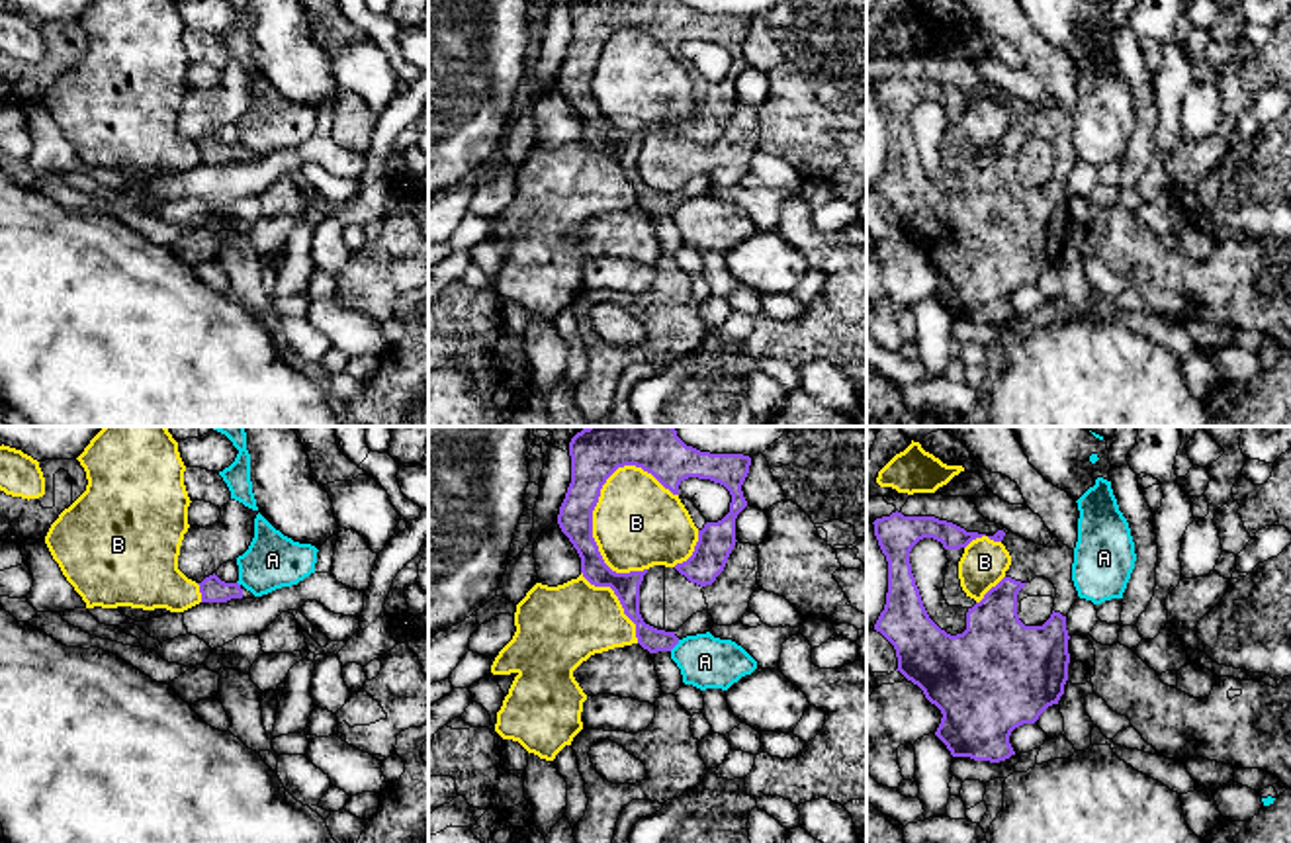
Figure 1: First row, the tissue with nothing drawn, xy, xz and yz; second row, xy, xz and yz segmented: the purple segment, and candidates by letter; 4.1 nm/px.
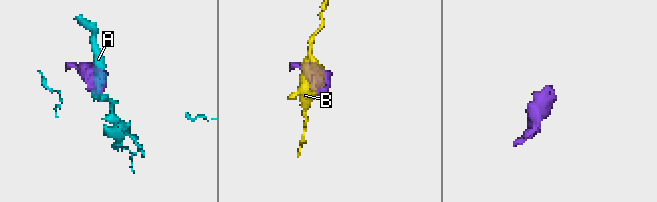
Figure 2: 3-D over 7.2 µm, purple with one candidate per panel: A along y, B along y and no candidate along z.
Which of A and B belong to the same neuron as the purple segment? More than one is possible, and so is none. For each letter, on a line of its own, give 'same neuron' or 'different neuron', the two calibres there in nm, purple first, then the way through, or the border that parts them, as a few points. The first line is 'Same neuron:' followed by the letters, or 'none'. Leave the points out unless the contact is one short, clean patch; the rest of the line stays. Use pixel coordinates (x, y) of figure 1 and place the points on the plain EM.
Same neuron: none
A: different neuron | 100/220 nm | along xz (679, 202), (669, 212)
B: different neuron | 190/360 nm

